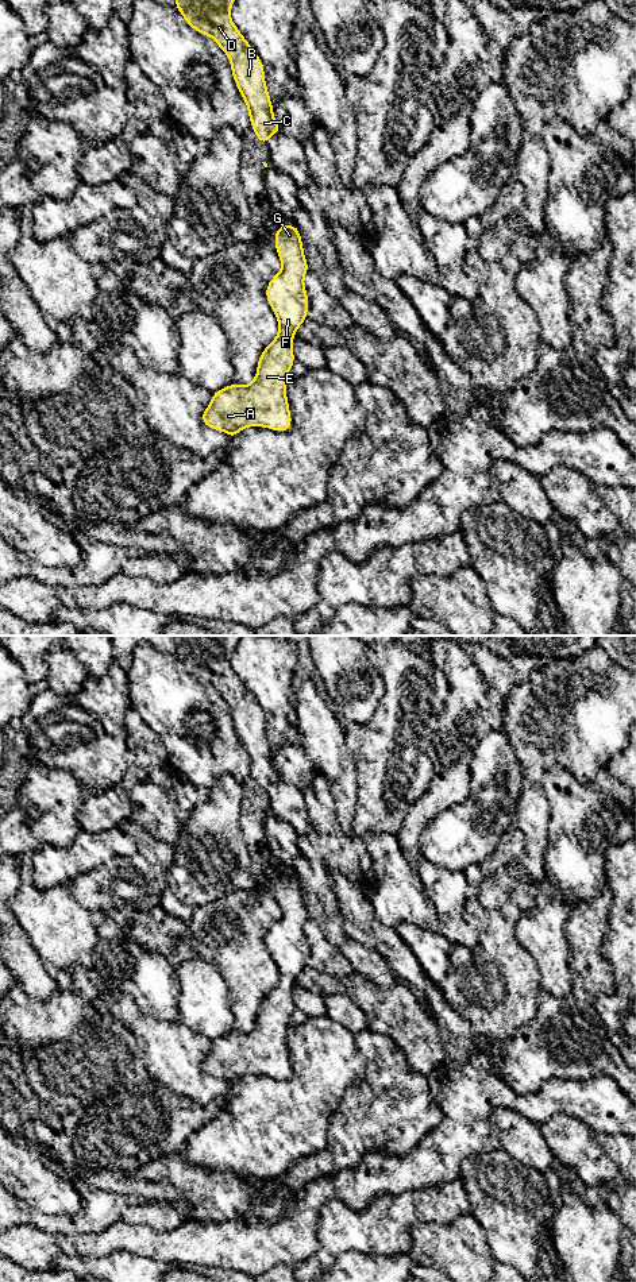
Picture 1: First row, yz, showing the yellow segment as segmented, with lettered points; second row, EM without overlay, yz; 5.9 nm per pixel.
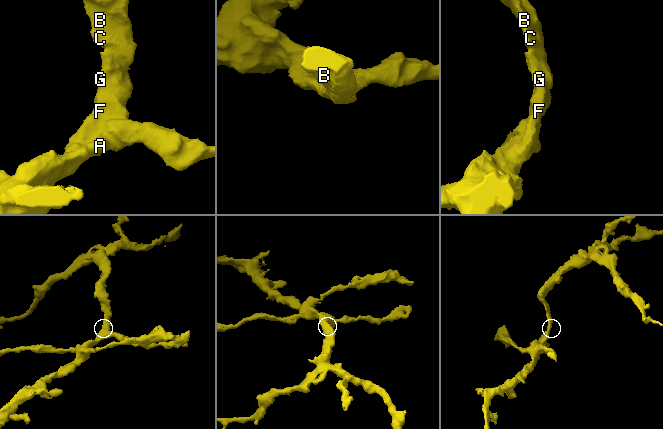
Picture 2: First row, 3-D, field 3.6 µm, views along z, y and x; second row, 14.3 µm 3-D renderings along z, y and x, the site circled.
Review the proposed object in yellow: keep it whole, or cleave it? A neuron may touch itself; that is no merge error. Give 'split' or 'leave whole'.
leave whole

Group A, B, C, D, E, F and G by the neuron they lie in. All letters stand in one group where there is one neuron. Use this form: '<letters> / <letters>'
A B C D E F G

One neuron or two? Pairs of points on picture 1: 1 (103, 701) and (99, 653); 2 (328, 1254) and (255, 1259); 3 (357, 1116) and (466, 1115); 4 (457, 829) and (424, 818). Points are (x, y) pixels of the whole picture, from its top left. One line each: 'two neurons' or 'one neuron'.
1: two neurons
2: two neurons
3: two neurons
4: two neurons

